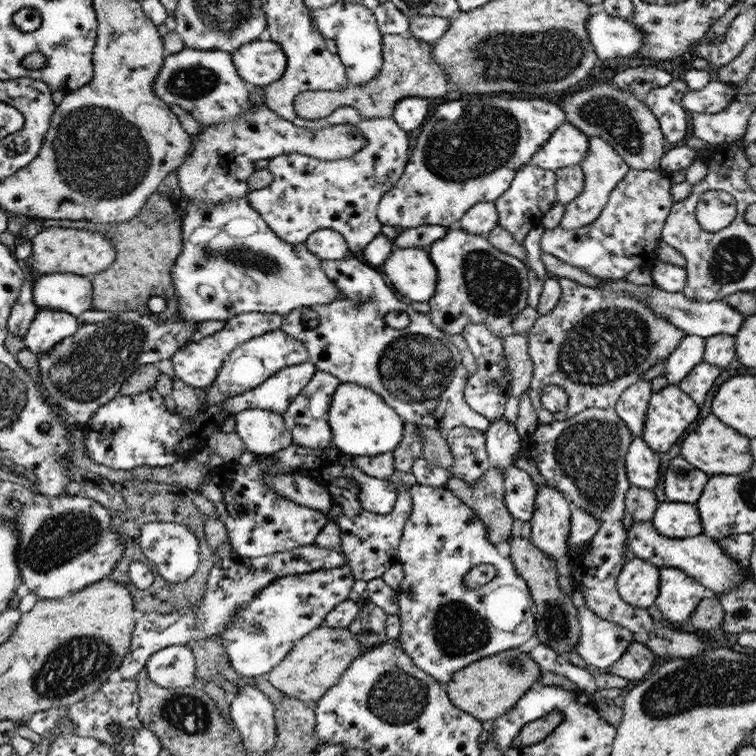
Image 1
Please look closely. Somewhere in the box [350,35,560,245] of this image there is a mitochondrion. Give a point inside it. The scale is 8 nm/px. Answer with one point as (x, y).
(482, 140)

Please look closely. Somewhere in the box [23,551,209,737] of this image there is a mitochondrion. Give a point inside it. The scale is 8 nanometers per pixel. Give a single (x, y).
(74, 663)

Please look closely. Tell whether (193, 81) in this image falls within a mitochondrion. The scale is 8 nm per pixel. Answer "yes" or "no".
yes

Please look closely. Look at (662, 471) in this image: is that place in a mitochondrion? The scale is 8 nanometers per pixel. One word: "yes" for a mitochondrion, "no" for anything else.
no

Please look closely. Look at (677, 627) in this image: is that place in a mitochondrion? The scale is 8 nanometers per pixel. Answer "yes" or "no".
no

